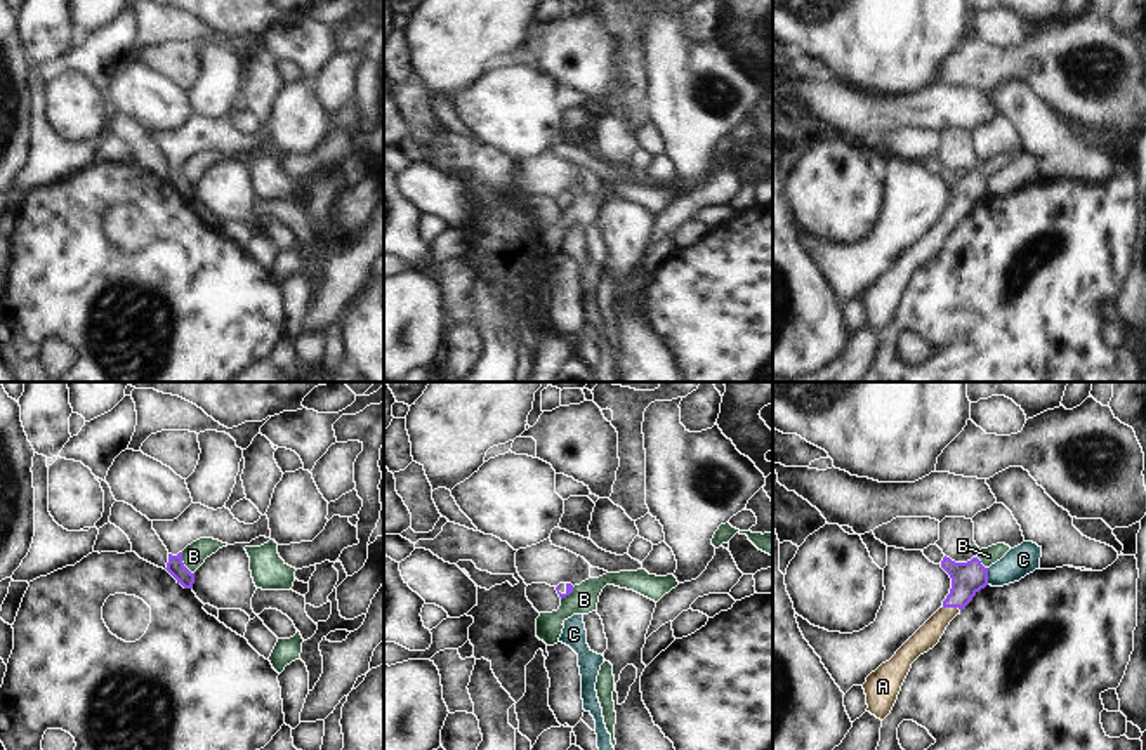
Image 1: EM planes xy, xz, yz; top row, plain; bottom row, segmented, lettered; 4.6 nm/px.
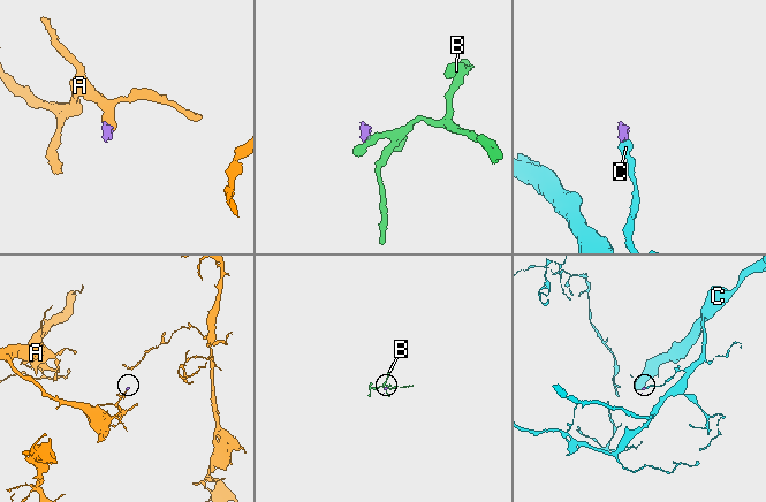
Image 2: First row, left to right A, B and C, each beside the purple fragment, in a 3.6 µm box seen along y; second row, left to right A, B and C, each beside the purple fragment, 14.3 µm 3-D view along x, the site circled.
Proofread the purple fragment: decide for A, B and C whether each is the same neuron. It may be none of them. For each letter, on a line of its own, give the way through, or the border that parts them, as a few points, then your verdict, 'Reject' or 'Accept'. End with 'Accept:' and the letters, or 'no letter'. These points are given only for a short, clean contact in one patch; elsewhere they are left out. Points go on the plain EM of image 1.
A: Path across: yz (968, 190), (952, 217), (928, 247). Accept
B: Boundary: xy (181, 164), (181, 172), (193, 184). Reject
C: Boundary: yz (987, 179), (988, 195). Reject
Accept: A.

